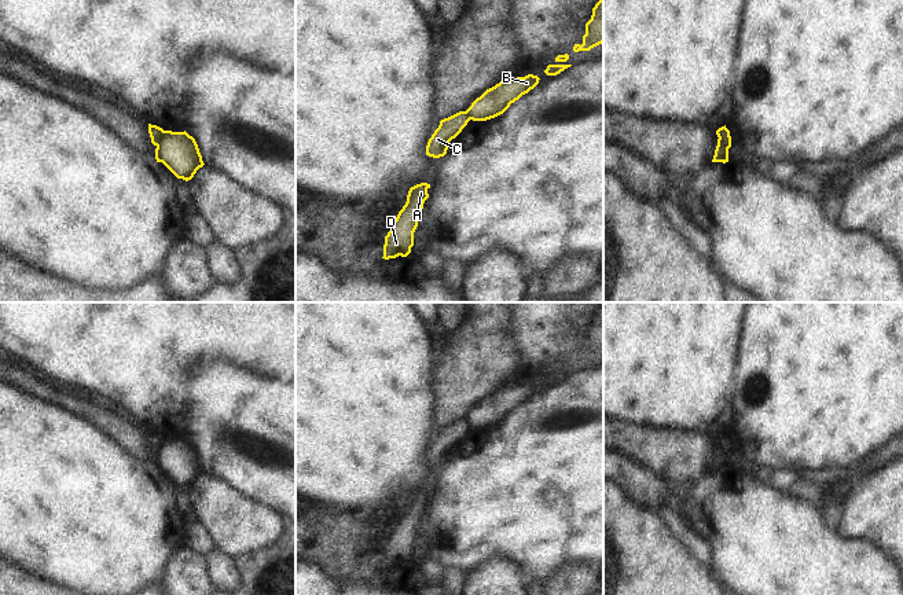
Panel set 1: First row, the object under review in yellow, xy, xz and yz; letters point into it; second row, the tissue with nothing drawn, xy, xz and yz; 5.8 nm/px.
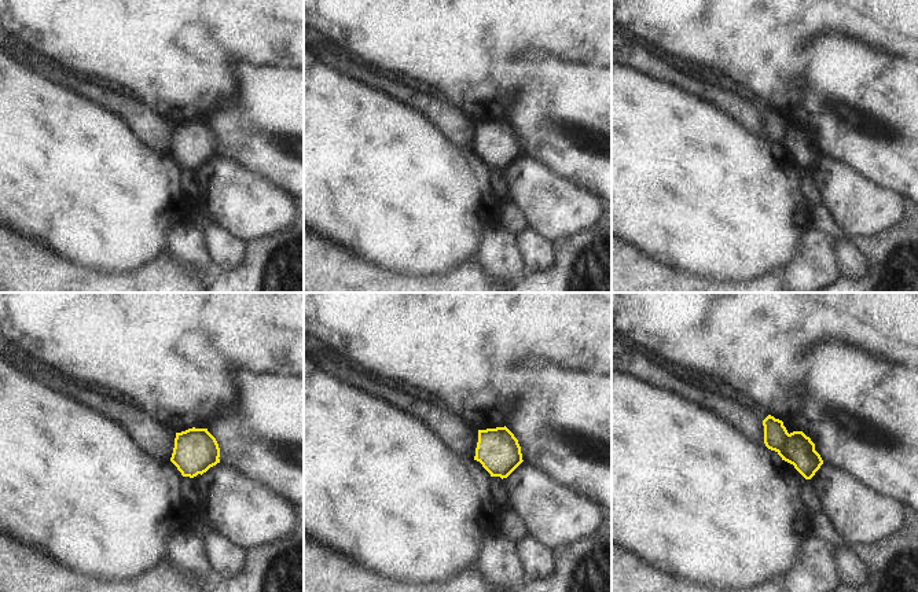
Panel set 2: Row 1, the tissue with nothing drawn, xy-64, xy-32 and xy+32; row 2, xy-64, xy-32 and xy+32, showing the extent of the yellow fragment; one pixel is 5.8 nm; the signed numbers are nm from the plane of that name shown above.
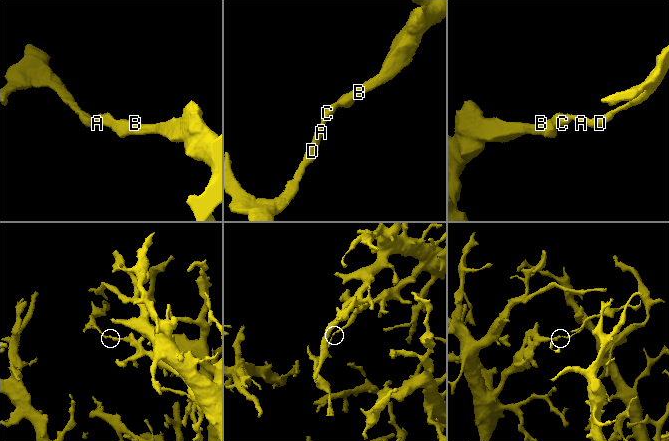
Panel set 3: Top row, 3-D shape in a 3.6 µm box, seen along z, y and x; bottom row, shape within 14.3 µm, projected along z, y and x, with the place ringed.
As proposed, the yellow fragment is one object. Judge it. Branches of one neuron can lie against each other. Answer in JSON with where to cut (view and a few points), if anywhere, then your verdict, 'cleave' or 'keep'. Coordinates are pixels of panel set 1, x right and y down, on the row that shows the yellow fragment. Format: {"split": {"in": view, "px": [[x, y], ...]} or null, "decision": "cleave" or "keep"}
{"split": {"in": "xy", "px": [[164, 131], [157, 146]]}, "decision": "cleave"}

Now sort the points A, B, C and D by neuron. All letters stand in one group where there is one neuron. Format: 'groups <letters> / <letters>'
groups A C D / B

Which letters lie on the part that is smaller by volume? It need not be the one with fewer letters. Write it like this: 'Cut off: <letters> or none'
Cut off: A, C, D

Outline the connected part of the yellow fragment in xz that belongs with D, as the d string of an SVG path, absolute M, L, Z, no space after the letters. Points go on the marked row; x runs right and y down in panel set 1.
M421 183L410 188L405 205L399 212L390 231L385 236L382 258L407 257L411 253L414 232L418 227L423 203L429 198L429 188L430 184L427 183Z

